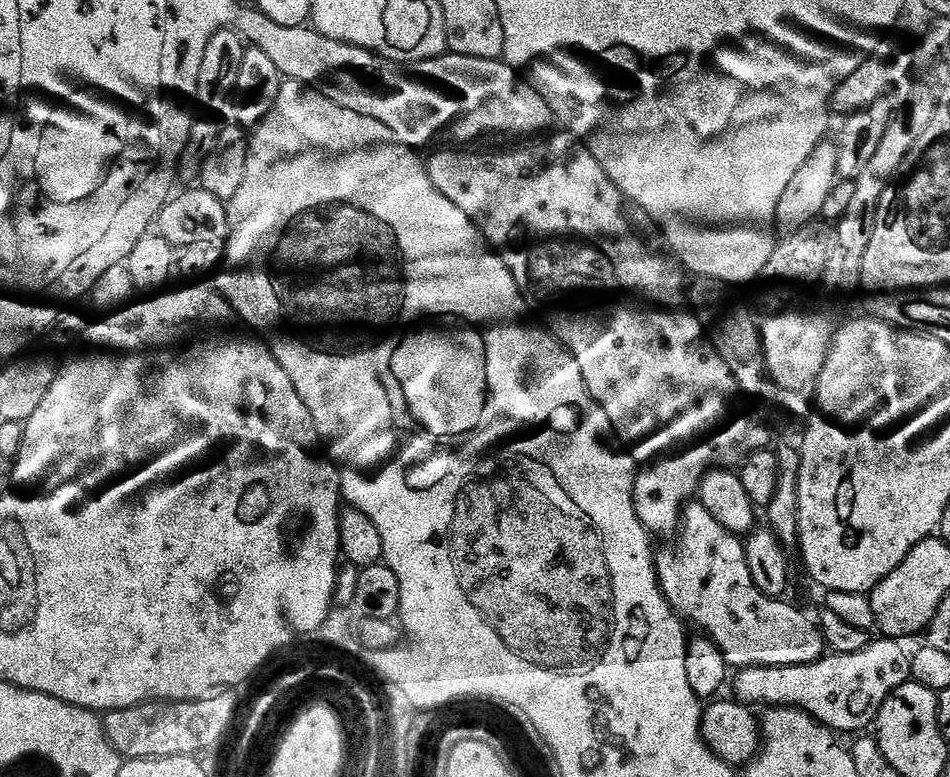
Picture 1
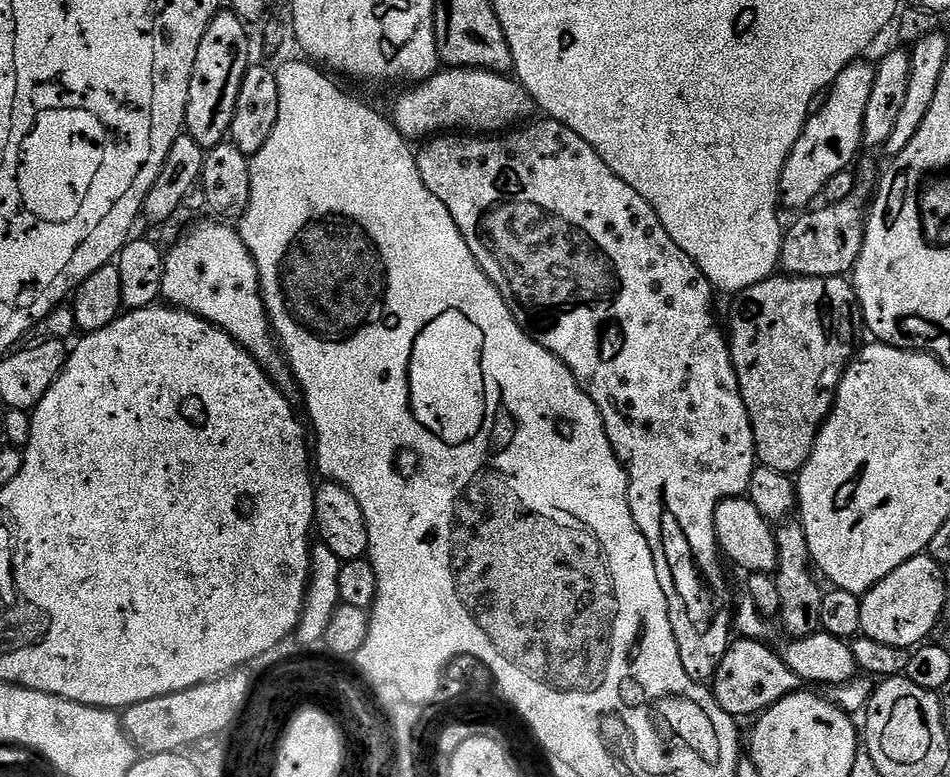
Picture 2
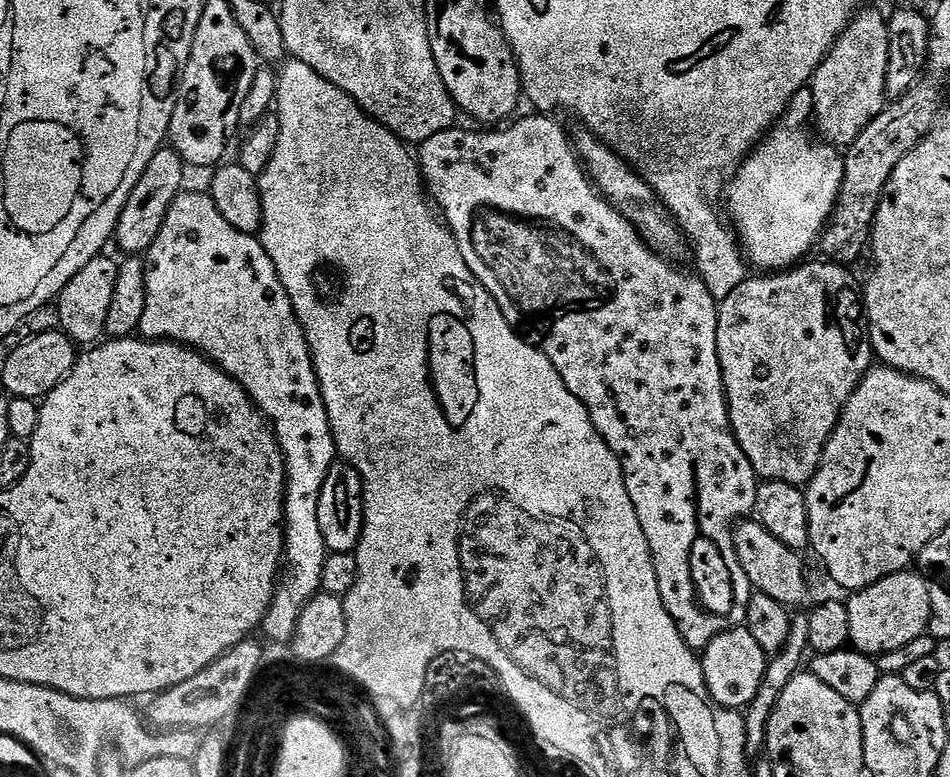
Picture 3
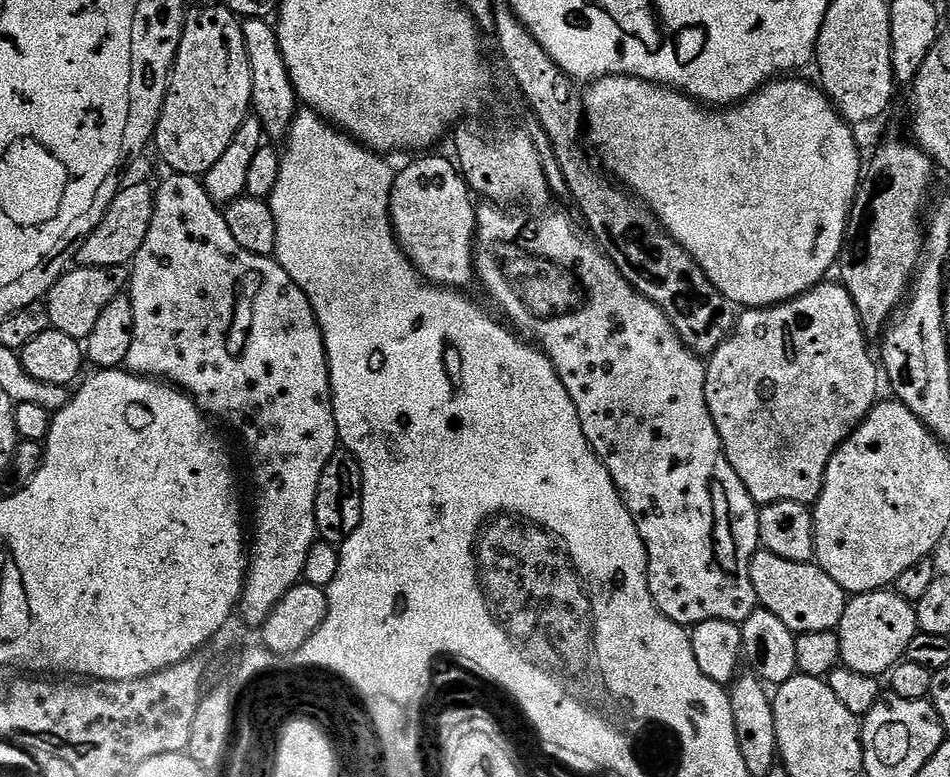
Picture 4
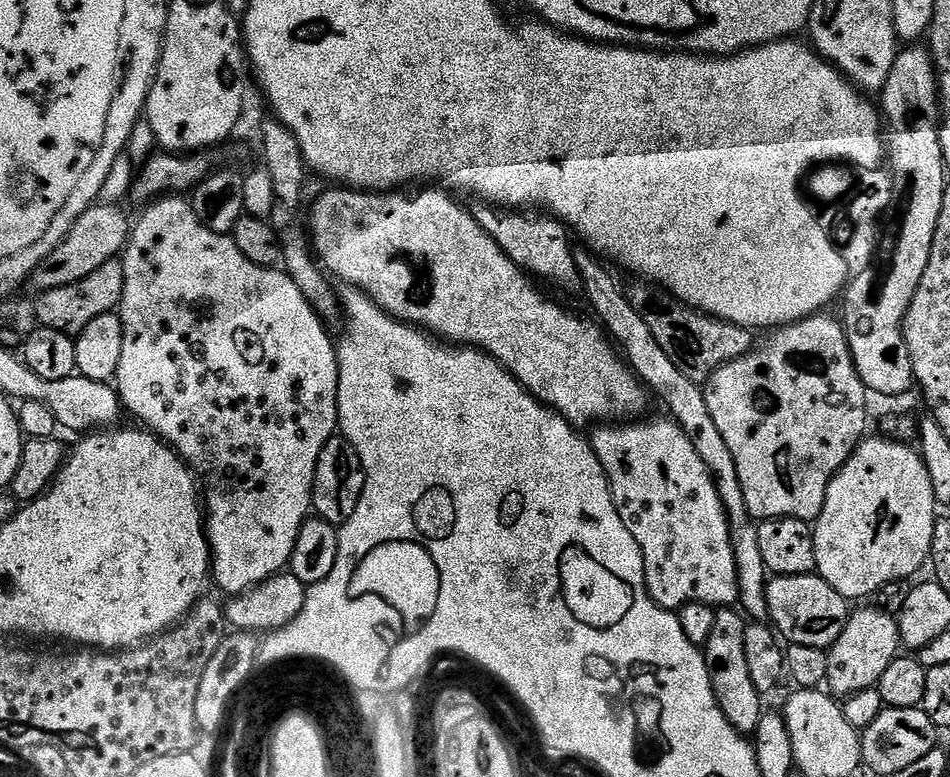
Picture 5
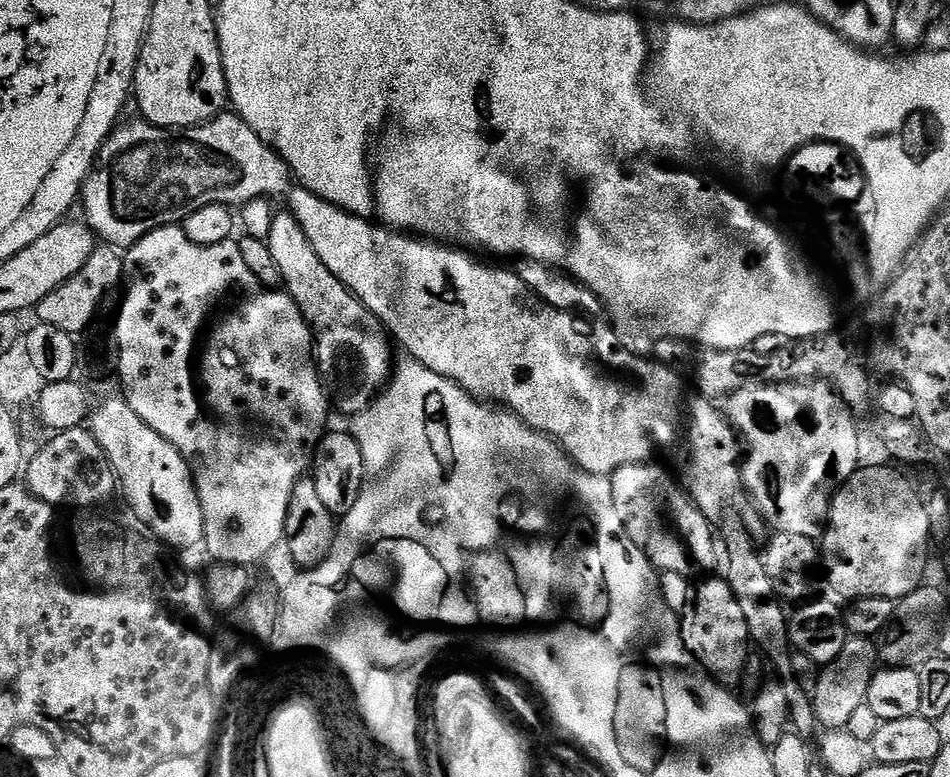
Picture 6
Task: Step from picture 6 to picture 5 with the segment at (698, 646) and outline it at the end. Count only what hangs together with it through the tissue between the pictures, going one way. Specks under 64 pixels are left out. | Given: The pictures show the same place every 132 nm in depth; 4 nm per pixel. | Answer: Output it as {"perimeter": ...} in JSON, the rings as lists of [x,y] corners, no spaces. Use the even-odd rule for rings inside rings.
{"perimeter":[[[727,607],[717,611],[714,618],[714,630],[708,641],[702,646],[702,651],[710,674],[710,686],[714,690],[714,698],[718,702],[722,714],[726,714],[726,718],[730,722],[730,726],[734,726],[734,730],[738,730],[741,736],[748,738],[758,730],[758,722],[765,714],[766,705],[760,701],[763,700],[762,694],[758,690],[758,686],[754,686],[754,682],[750,678],[750,666],[746,663],[746,630],[748,624],[739,611],[736,611],[737,613],[732,611],[736,610]]]}

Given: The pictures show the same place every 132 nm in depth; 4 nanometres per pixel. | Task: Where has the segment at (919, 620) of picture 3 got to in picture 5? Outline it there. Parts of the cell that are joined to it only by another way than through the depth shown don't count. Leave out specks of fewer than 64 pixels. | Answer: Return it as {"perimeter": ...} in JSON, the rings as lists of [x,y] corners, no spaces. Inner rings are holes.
{"perimeter":[[[879,606],[860,608],[857,612],[855,609],[846,622],[846,630],[842,630],[842,638],[827,649],[827,691],[836,698],[851,698],[867,688],[877,687],[890,662],[894,662],[901,652],[900,625],[893,613]]]}

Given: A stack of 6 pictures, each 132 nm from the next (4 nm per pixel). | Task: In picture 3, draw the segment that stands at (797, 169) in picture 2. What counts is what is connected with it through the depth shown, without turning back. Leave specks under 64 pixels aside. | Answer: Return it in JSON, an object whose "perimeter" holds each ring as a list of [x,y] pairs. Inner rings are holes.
{"perimeter":[[[872,11],[856,13],[856,17],[848,23],[848,29],[837,38],[812,75],[810,91],[813,94],[814,128],[816,124],[815,131],[820,131],[819,135],[832,146],[853,144],[858,134],[862,134],[862,130],[866,130],[866,126],[870,126],[870,122],[874,122],[874,118],[878,118],[878,114],[886,107],[886,66],[890,62],[888,22],[885,13]]]}

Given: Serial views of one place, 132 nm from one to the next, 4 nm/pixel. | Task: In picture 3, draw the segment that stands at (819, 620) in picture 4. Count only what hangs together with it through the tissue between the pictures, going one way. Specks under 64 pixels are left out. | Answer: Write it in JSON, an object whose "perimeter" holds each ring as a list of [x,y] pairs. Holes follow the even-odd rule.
{"perimeter":[[[752,518],[735,525],[732,537],[738,562],[746,572],[746,578],[750,578],[753,589],[774,598],[774,602],[784,605],[789,610],[799,609],[799,604],[808,596],[808,580],[804,577],[801,553],[782,546],[782,542],[774,538],[774,534],[770,534]]]}

